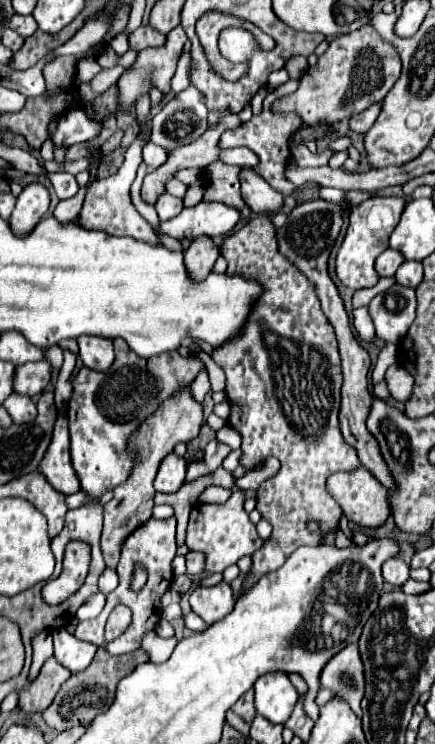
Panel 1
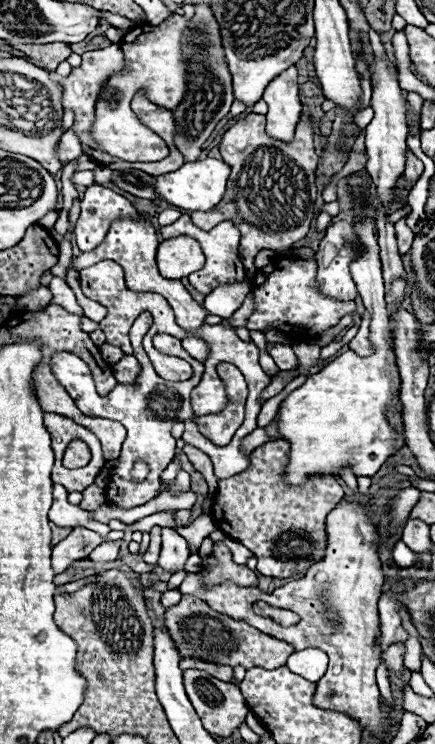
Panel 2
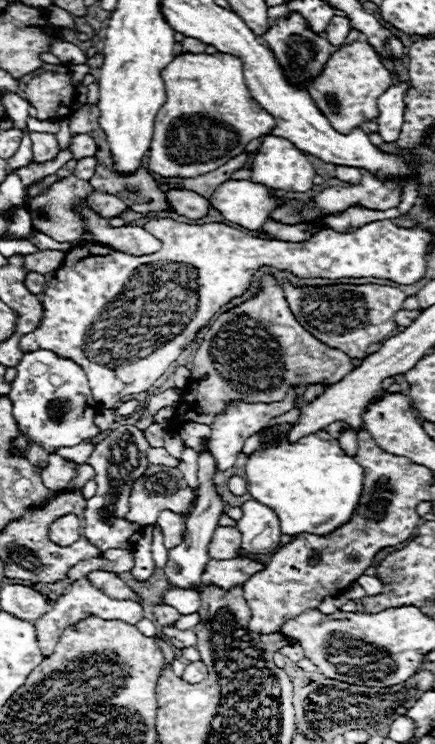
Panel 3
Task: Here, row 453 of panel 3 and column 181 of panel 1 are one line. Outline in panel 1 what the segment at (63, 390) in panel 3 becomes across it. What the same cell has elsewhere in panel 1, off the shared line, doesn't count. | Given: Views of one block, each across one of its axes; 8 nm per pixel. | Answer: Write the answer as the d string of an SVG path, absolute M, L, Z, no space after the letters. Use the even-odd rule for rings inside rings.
M176 26L172 32L166 34L166 42L162 46L144 48L144 50L138 52L136 62L118 80L118 106L120 106L120 110L124 114L128 114L136 106L138 98L148 96L152 88L158 88L162 94L168 94L170 92L170 80L172 80L172 76L176 72L178 58L182 56L184 42L186 42L186 34L184 34L182 26Z

